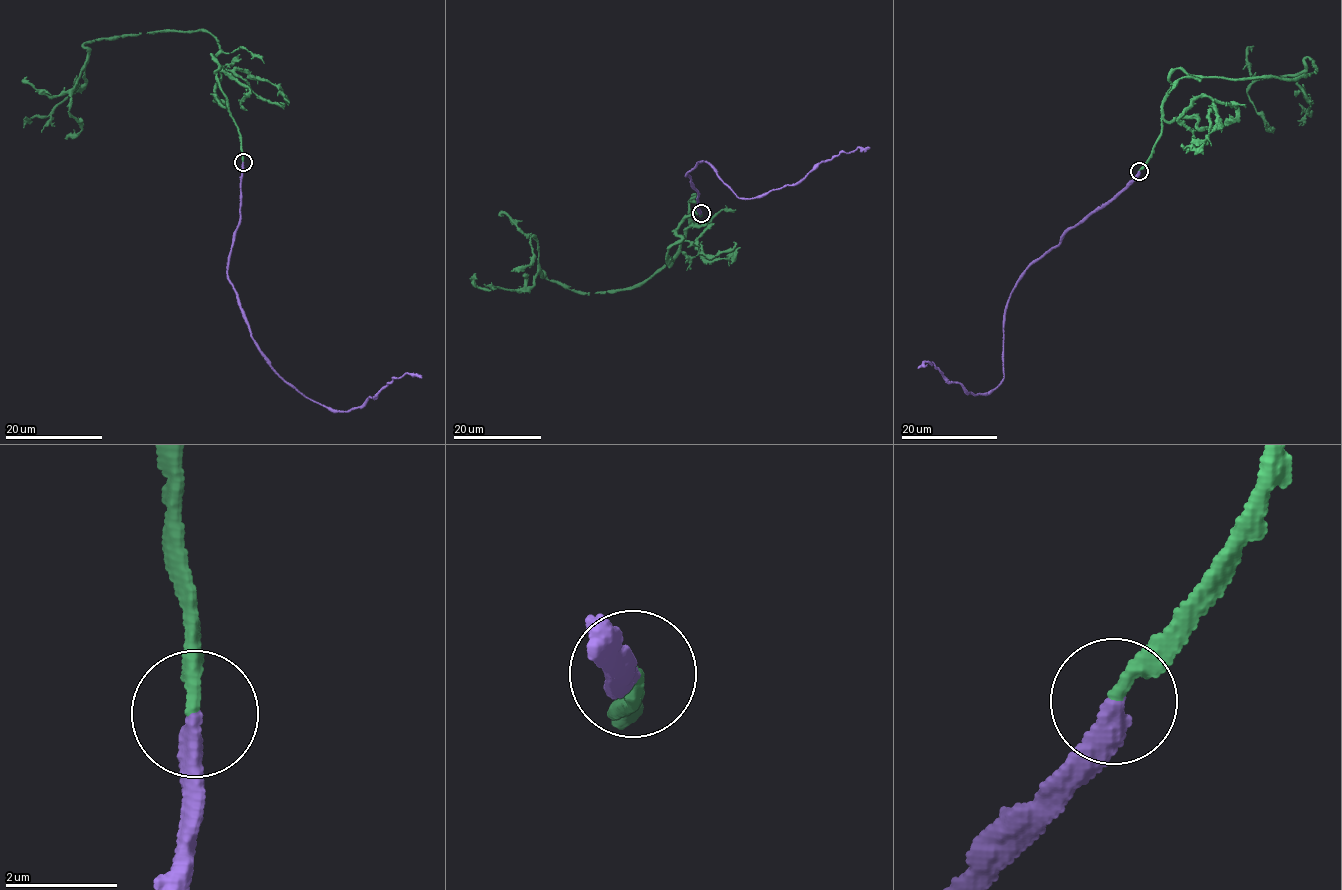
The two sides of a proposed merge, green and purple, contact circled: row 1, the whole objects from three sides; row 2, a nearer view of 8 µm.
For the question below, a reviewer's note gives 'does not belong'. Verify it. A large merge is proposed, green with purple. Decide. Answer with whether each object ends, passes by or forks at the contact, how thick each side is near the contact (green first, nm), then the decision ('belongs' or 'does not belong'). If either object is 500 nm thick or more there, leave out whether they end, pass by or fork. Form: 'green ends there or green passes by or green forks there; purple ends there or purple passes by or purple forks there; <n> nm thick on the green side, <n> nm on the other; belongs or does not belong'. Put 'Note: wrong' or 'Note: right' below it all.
green ends there; purple ends there; 260 nm thick on the green side, 380 nm on the other; belongs
Note: wrong

